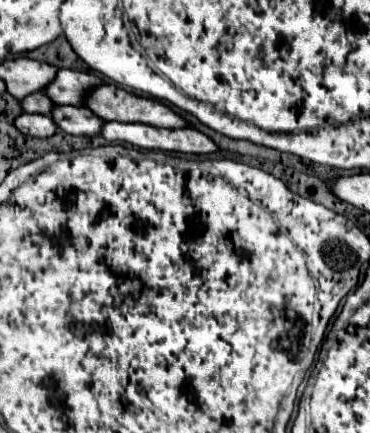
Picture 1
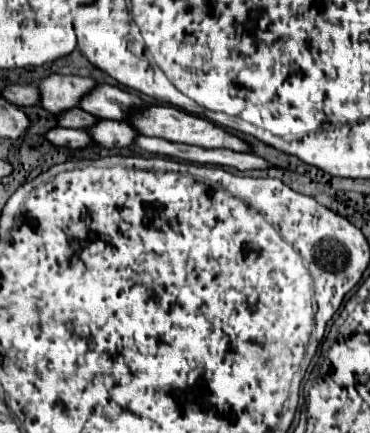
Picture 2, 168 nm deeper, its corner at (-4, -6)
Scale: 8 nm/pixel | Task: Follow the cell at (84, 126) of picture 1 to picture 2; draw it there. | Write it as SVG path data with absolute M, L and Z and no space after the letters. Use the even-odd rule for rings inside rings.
M98 120L94 126L86 128L94 144L104 146L104 148L128 148L138 132L120 120Z

